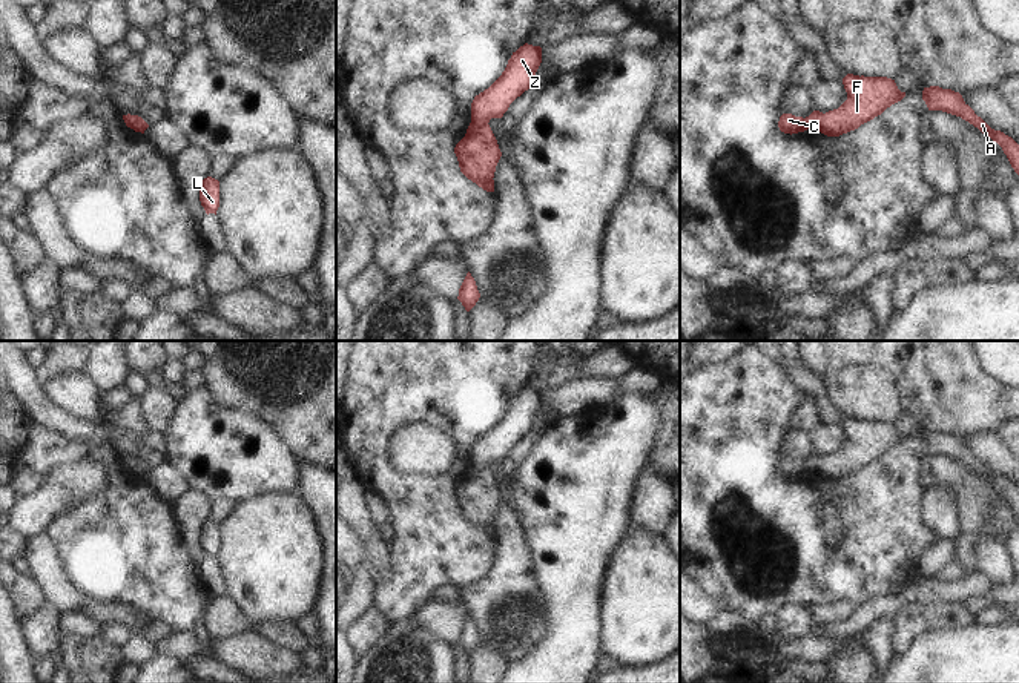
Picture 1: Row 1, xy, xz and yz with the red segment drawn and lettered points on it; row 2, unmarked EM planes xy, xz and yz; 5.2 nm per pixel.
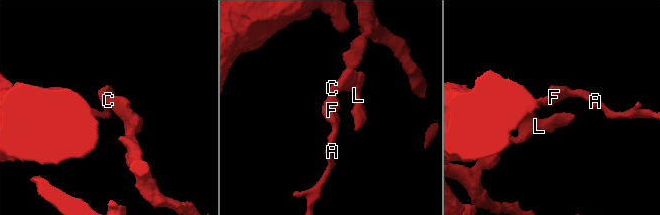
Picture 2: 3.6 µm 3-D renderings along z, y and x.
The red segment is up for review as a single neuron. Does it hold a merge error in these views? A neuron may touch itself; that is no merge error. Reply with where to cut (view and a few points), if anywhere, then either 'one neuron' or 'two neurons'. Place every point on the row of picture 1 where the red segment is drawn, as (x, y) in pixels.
cut none; one neuron

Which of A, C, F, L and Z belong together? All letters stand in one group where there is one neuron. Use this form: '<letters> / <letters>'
A C F L Z

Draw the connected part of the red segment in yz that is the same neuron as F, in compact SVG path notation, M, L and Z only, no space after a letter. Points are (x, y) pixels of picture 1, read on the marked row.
M847 74L843 84L847 100L838 109L826 114L813 111L806 118L783 114L778 121L780 130L792 135L812 129L827 137L839 137L881 115L905 97L895 80L887 77Z

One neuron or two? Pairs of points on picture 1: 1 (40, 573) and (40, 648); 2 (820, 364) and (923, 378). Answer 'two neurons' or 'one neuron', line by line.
1: two neurons
2: one neuron

